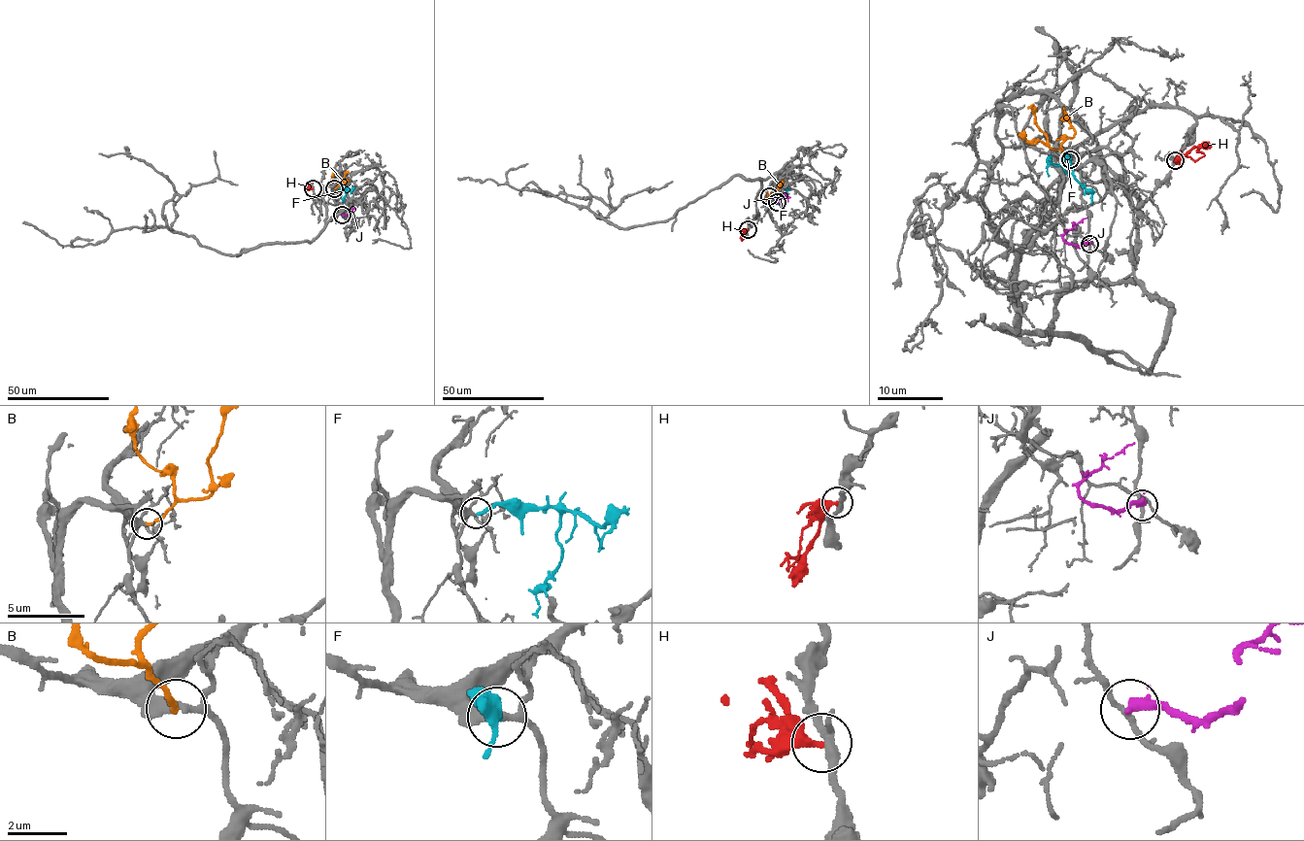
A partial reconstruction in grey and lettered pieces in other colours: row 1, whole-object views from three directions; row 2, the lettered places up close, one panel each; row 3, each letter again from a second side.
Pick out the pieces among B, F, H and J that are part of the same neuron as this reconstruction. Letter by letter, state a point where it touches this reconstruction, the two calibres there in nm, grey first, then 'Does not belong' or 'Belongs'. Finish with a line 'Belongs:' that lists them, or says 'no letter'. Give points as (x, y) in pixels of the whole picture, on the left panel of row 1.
B: Touches grey at (334, 188). Thickness 200 nm (grey) against 150 nm. Does not belong
F: Touches grey at (334, 188). Thickness 200 nm (grey) against 220 nm. Belongs
H: Touches grey at (313, 188). Thickness 280 nm (grey) against 400 nm. Does not belong
J: Touches grey at (342, 215). Thickness 140 nm (grey) against 440 nm. Does not belong
Belongs: F

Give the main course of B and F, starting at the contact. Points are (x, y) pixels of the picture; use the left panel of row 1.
B: (334, 188), (342, 185), (349, 172)
F: (334, 188), (346, 188), (343, 202)

